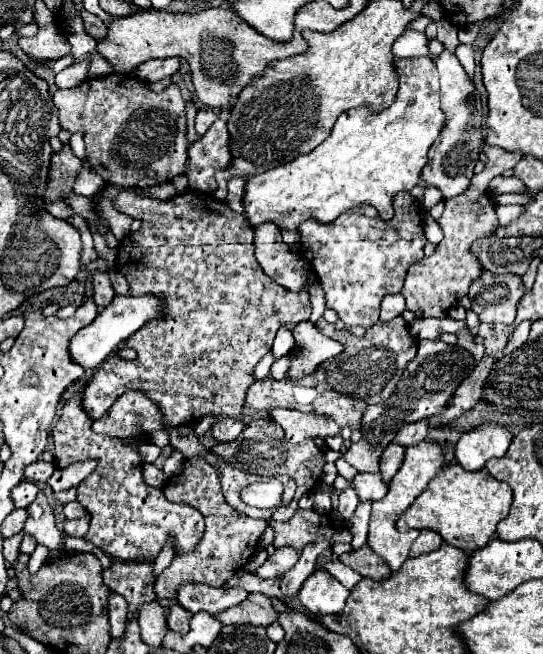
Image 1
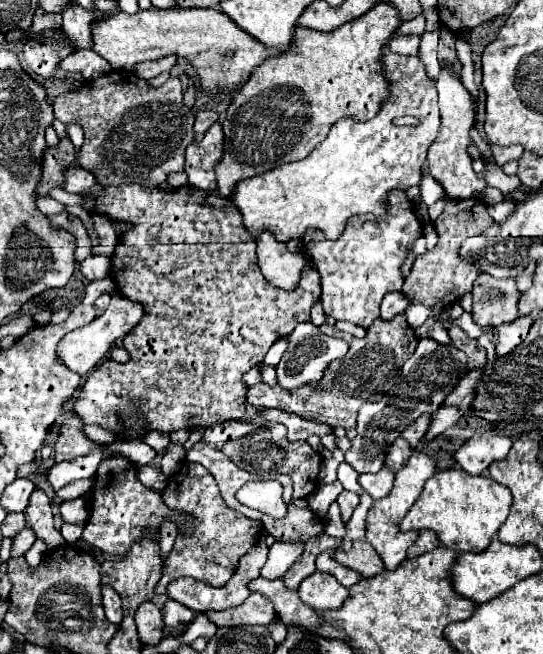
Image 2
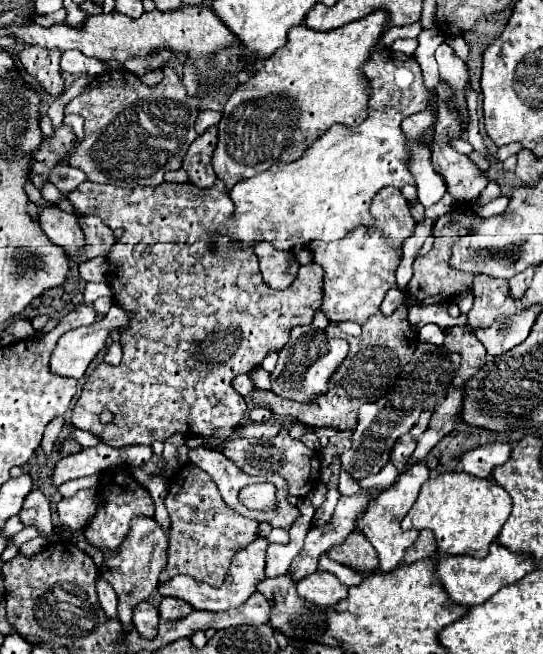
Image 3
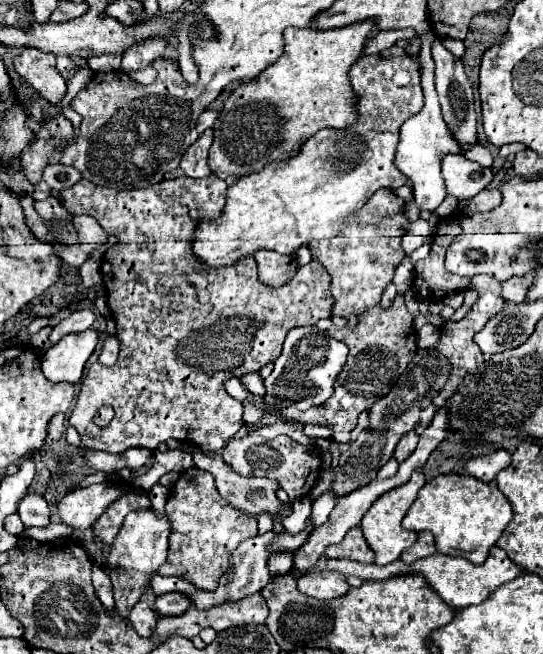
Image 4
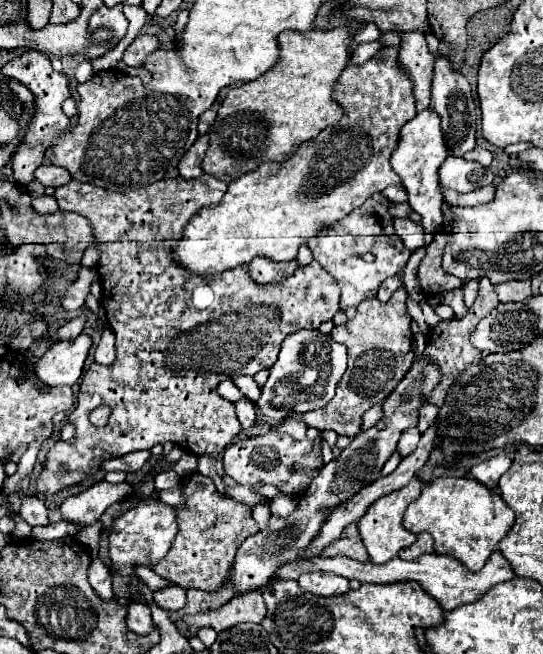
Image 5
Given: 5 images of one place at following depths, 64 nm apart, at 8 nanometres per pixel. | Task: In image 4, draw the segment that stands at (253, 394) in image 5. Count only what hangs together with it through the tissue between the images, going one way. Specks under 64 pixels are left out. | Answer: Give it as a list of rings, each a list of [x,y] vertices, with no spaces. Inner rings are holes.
[[[250,372],[250,374],[246,374],[246,376],[242,376],[240,378],[244,384],[246,384],[246,388],[254,394],[254,396],[264,396],[264,392],[266,392],[266,388],[264,388],[264,378],[258,374],[258,372]],[[258,388],[260,388],[260,392],[258,392]]]

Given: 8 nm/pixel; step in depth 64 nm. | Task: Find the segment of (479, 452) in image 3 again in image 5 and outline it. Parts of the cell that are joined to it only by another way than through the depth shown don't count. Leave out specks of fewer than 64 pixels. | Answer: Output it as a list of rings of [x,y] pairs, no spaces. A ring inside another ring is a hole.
[[[500,454],[500,456],[494,456],[494,458],[490,458],[490,460],[484,460],[484,462],[476,464],[476,466],[470,470],[470,474],[472,474],[478,482],[482,482],[484,486],[494,488],[494,486],[498,484],[498,478],[510,468],[510,464],[512,464],[512,460],[510,460],[508,456],[504,456],[504,454]]]

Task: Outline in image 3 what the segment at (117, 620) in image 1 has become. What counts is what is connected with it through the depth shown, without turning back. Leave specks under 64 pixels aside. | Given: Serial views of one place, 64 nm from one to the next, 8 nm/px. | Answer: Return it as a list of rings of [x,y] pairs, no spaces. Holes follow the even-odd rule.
[[[98,578],[96,582],[96,588],[98,588],[98,598],[100,598],[100,606],[102,610],[106,612],[106,616],[112,620],[118,616],[118,596],[116,592],[112,590],[112,586],[108,582],[104,582],[102,578]]]

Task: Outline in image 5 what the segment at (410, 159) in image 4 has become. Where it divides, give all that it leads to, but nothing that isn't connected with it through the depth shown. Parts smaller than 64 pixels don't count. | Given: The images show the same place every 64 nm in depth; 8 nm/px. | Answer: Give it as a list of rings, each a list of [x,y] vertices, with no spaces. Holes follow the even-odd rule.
[[[428,106],[426,110],[418,112],[410,122],[406,122],[400,130],[398,146],[390,158],[392,168],[402,178],[402,186],[408,192],[408,204],[414,212],[422,216],[422,226],[426,232],[438,232],[444,224],[444,216],[440,212],[440,206],[444,202],[440,192],[440,180],[438,180],[438,168],[448,156],[450,148],[446,144],[444,132],[440,128],[440,116]]]

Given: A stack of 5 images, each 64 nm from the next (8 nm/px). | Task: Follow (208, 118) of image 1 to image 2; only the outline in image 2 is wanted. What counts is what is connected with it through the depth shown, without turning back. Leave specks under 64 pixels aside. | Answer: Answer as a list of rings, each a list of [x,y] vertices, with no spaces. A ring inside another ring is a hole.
[[[214,110],[198,112],[198,114],[196,114],[196,122],[194,122],[194,132],[196,132],[198,136],[202,136],[216,120],[218,120],[218,112],[214,112]]]

